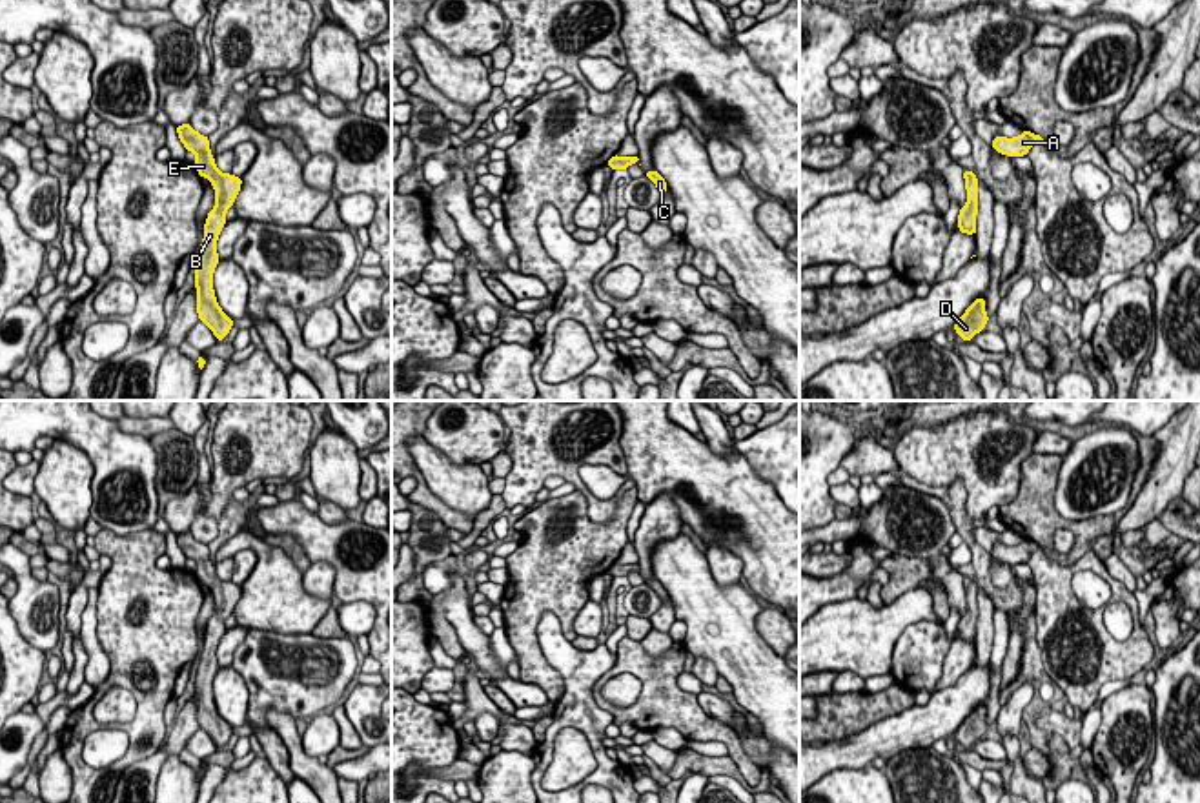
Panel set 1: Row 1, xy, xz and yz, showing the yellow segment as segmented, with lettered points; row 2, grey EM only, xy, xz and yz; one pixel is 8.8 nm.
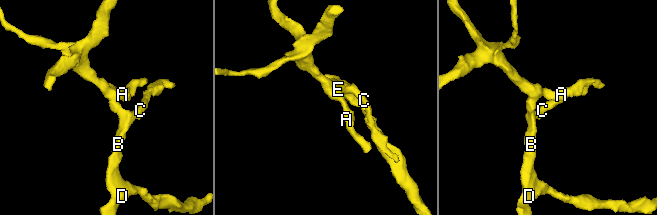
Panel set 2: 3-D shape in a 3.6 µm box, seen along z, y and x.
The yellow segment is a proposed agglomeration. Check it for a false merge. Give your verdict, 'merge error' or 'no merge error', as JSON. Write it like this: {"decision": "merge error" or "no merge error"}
{"decision": "no merge error"}

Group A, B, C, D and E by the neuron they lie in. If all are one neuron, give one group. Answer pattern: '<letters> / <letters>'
A B C D E

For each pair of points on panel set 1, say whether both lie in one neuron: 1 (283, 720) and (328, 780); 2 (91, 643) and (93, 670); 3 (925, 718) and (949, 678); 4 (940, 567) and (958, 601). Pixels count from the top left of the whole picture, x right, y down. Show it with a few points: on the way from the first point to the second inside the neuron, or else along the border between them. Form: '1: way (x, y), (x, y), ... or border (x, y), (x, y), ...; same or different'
1: way (290, 736), (295, 752), (312, 769); same
2: way (93, 650), (93, 663); same
3: border (971, 667), (955, 683), (935, 692); different
4: way (947, 576), (956, 592); same

